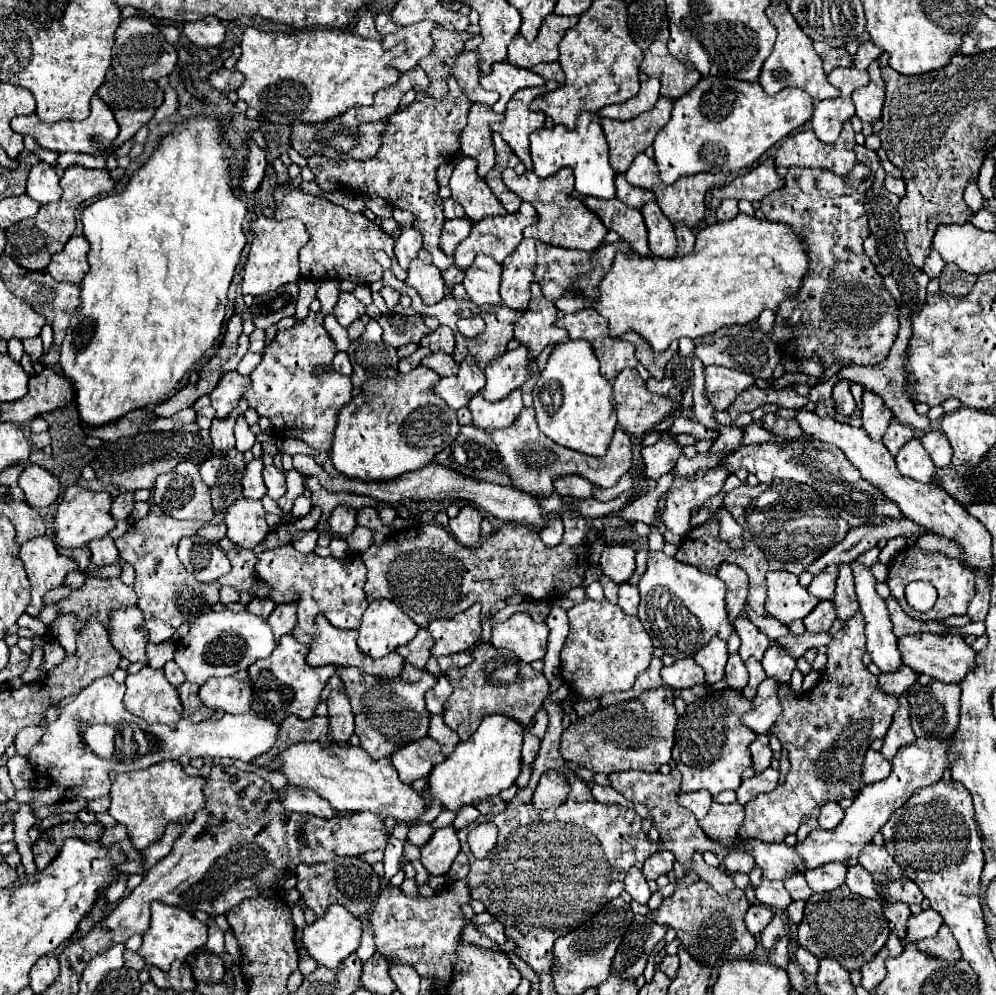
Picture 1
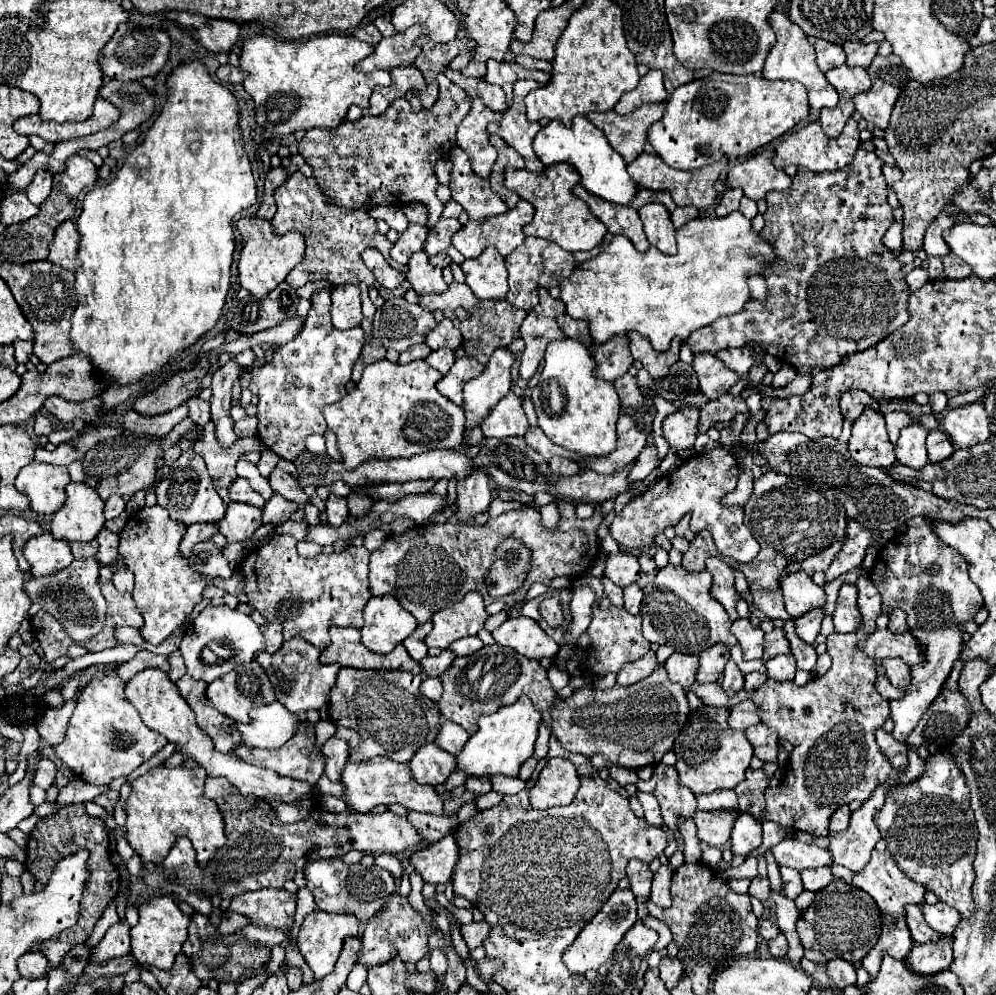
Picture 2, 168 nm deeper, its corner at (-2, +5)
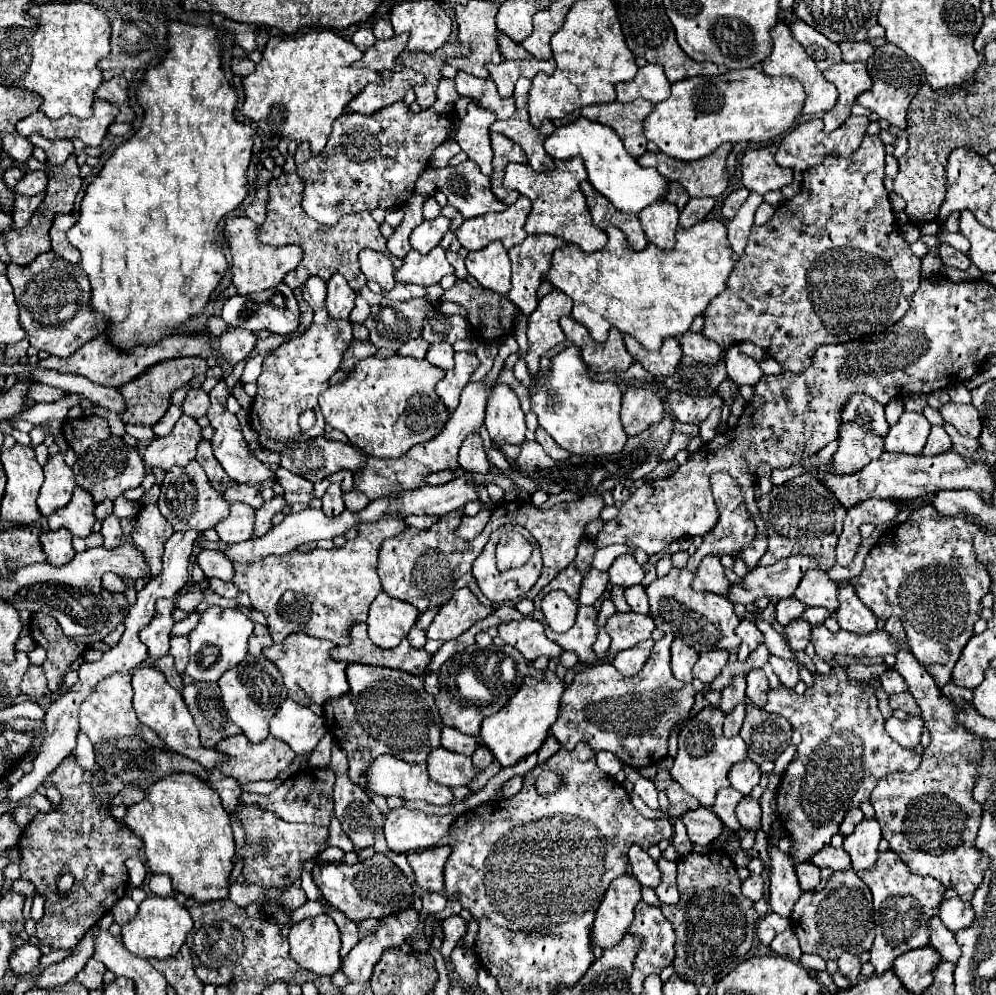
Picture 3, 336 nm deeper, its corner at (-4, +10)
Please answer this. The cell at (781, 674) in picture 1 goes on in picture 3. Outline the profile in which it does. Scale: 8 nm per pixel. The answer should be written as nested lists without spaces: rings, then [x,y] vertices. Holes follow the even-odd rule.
[[[770,655],[770,665],[772,665],[772,669],[778,675],[778,679],[780,679],[782,685],[786,685],[788,689],[796,687],[796,683],[800,681],[800,675],[798,675],[798,667],[792,661]]]

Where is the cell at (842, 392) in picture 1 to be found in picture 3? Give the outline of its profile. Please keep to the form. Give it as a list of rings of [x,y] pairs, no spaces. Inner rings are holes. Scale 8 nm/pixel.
[[[852,395],[846,409],[842,411],[842,421],[844,423],[854,423],[858,419],[864,419],[862,423],[872,431],[878,433],[880,437],[886,437],[890,425],[884,417],[884,405],[874,401],[868,395]]]

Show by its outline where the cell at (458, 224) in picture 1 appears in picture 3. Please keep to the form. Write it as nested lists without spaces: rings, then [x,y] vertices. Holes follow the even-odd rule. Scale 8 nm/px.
[[[442,215],[436,217],[436,219],[432,219],[432,221],[424,221],[422,225],[418,225],[412,231],[410,245],[418,253],[426,255],[430,249],[434,249],[440,243],[440,239],[448,233],[448,229],[450,229],[450,219],[446,219]]]

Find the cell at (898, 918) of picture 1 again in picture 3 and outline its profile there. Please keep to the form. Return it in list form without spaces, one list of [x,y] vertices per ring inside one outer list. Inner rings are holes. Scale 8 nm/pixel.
[[[938,917],[930,919],[930,945],[942,955],[942,959],[956,963],[960,957],[960,947],[954,939],[954,933],[942,925]]]

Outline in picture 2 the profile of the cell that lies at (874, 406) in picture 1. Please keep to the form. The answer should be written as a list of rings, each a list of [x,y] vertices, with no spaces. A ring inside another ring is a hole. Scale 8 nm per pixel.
[[[864,408],[862,416],[854,422],[848,450],[856,462],[866,466],[888,468],[896,462],[894,446],[888,440],[882,412],[874,408]]]

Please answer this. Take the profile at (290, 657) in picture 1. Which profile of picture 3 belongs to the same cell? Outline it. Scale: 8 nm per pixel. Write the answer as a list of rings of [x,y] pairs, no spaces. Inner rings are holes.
[[[294,633],[290,637],[286,637],[282,643],[272,645],[268,649],[264,649],[264,657],[268,661],[272,661],[284,675],[284,685],[288,687],[288,695],[292,701],[296,701],[298,705],[324,705],[328,699],[340,697],[344,693],[348,693],[350,685],[346,681],[346,661],[334,661],[330,657],[330,649],[334,647],[332,641],[326,639],[314,639],[306,633]]]

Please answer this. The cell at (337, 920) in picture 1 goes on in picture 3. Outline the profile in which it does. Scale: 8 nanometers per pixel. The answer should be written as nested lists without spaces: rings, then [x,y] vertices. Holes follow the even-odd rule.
[[[328,915],[302,919],[290,927],[290,957],[316,975],[334,975],[340,969],[340,933]]]

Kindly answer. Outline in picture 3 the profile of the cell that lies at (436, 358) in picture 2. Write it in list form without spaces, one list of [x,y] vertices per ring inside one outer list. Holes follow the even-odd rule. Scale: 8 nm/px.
[[[434,343],[434,345],[430,345],[430,349],[426,353],[426,359],[432,365],[436,365],[436,367],[440,367],[444,371],[454,369],[454,349],[452,349],[450,343]]]

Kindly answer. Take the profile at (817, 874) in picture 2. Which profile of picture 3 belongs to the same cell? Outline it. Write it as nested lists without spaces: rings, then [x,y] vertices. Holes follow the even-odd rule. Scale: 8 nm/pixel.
[[[796,863],[796,875],[802,891],[814,891],[814,887],[820,883],[820,869],[812,863]]]

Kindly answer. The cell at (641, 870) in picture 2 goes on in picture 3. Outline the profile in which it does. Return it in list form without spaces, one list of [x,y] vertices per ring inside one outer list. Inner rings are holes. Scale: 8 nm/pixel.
[[[632,845],[628,851],[628,861],[630,861],[634,877],[640,881],[642,887],[652,887],[652,889],[658,887],[662,873],[656,861],[646,851],[642,851],[638,845]]]

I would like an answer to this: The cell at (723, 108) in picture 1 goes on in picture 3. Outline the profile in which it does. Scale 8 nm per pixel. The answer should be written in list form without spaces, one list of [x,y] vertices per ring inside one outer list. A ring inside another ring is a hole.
[[[756,69],[728,71],[718,77],[690,77],[672,85],[672,95],[654,105],[652,113],[644,119],[644,135],[648,141],[656,143],[658,149],[680,161],[696,161],[714,153],[722,143],[760,143],[786,133],[794,119],[802,113],[804,89],[798,81],[790,77],[770,77]]]

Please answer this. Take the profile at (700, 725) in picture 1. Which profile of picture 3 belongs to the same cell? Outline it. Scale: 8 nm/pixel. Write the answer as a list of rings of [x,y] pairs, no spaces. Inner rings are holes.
[[[706,707],[698,715],[686,721],[678,737],[678,753],[674,757],[674,767],[670,771],[672,779],[680,783],[680,787],[692,795],[702,807],[712,807],[718,789],[728,787],[728,771],[734,763],[744,761],[748,757],[746,743],[742,737],[724,737],[722,733],[724,713],[720,709]]]

